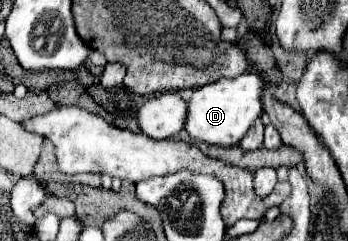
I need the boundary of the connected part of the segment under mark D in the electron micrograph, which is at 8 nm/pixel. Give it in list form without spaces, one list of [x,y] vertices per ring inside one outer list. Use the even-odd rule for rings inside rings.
[[[247,71],[235,79],[219,79],[199,87],[189,99],[185,131],[203,143],[215,147],[233,147],[249,131],[253,121],[263,115],[261,97],[265,91],[265,77],[257,71]]]

